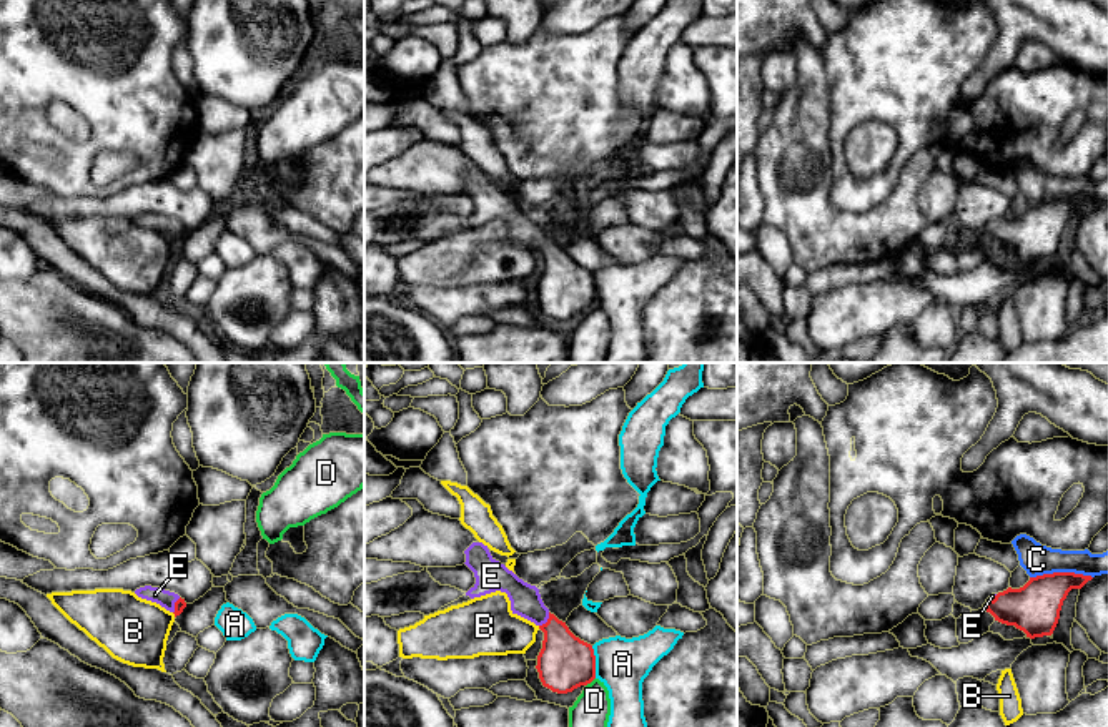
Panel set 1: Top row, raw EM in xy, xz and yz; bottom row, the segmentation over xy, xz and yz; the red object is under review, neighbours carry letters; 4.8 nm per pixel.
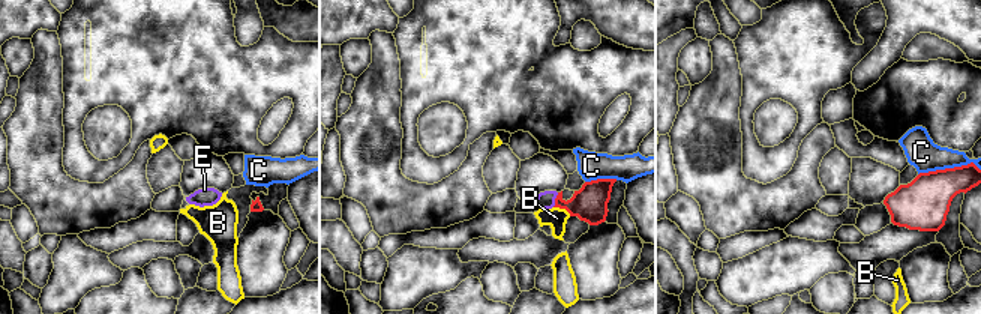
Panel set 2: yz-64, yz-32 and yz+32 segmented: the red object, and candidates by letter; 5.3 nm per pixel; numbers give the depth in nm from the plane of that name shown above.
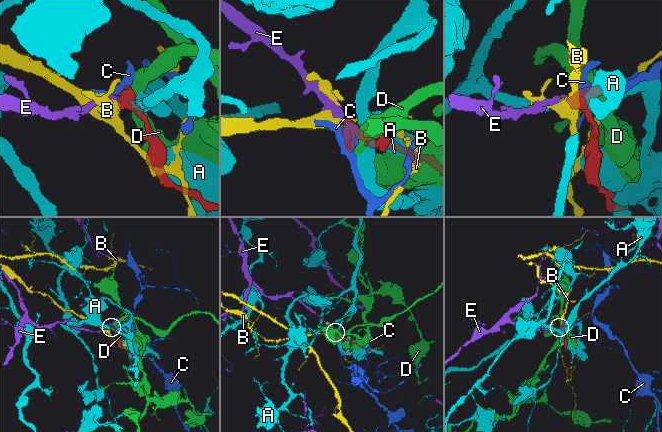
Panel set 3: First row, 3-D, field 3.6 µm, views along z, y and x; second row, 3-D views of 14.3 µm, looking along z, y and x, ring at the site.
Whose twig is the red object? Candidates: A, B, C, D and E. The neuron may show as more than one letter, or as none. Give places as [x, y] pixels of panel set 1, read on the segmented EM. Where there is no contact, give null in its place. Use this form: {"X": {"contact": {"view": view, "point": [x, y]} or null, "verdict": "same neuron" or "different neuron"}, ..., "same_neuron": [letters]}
{"A": {"contact": {"view": "xz", "point": [594, 662]}, "verdict": "different neuron"}, "B": {"contact": {"view": "xy", "point": [173, 613]}, "verdict": "different neuron"}, "C": {"contact": {"view": "yz", "point": [1060, 573]}, "verdict": "different neuron"}, "D": {"contact": {"view": "xz", "point": [589, 682]}, "verdict": "different neuron"}, "E": {"contact": {"view": "xz", "point": [548, 621]}, "verdict": "same neuron"}, "same_neuron": ["E"]}

